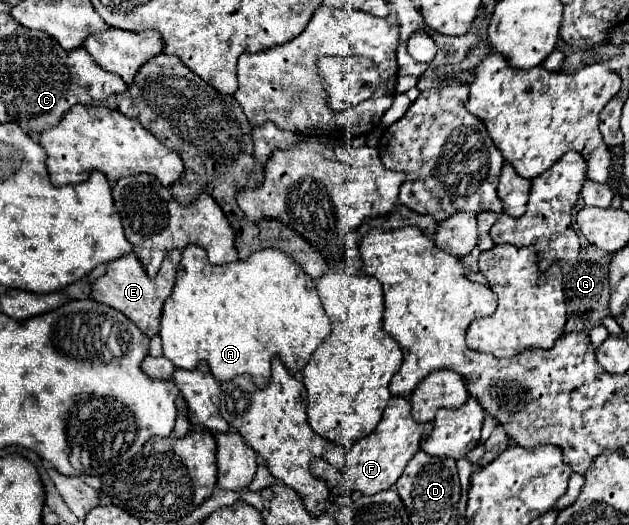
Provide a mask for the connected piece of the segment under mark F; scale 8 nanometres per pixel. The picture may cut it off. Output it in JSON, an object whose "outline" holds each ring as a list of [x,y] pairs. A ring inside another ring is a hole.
{"outline":[[[391,398],[377,430],[369,434],[367,438],[359,440],[349,450],[345,464],[347,484],[351,484],[351,488],[359,490],[365,496],[373,496],[375,492],[391,488],[403,474],[403,468],[407,466],[407,462],[419,450],[421,440],[429,436],[429,432],[431,432],[429,424],[419,424],[411,418],[411,408],[409,408],[407,398]]]}

